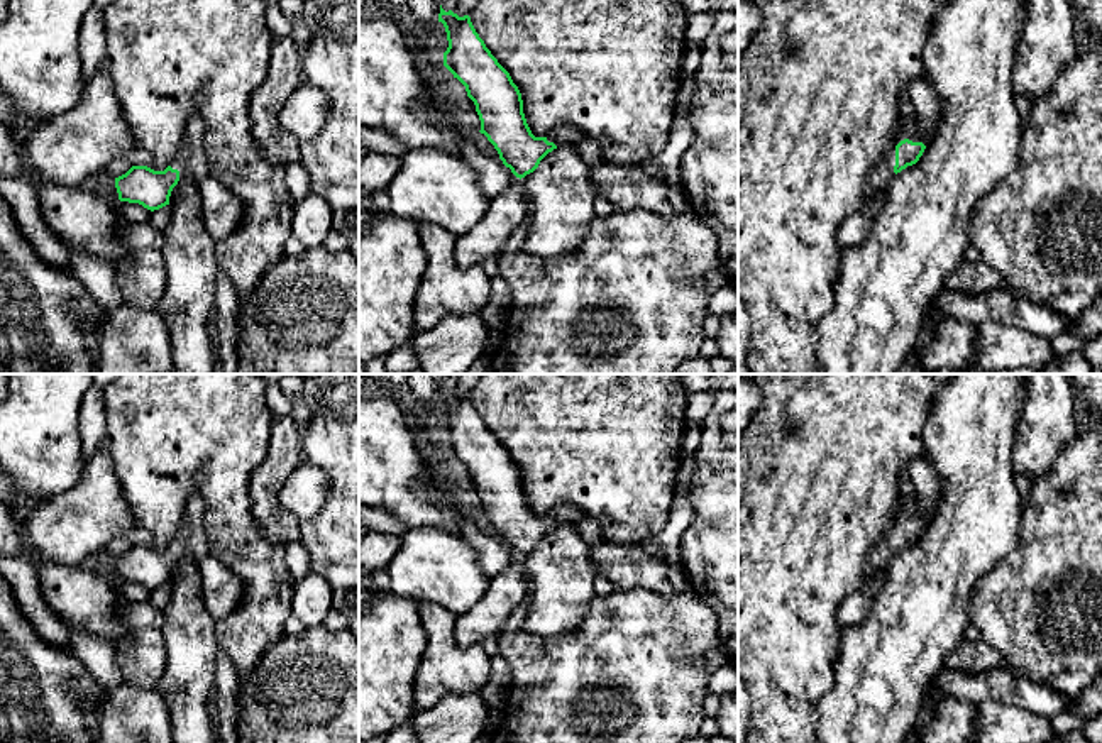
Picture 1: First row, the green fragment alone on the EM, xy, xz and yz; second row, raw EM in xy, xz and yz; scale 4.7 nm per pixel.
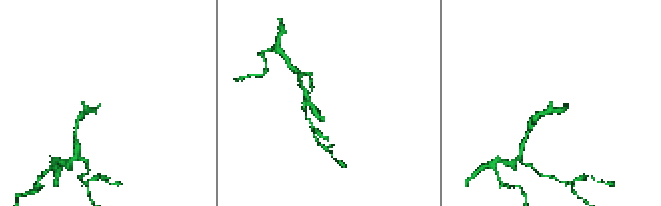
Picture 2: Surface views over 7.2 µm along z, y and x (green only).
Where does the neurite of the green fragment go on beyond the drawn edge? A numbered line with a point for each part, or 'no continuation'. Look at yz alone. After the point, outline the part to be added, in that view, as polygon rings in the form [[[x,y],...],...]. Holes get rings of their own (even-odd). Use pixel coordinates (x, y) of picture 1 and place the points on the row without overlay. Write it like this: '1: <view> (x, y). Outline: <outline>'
1: yz (882, 552). Outline: [[[902,501],[899,504],[899,509],[890,523],[890,526],[887,528],[885,535],[882,540],[879,540],[872,552],[870,552],[870,569],[875,570],[879,575],[882,575],[890,562],[890,559],[894,557],[894,545],[895,545],[895,525],[904,520],[909,518],[912,521],[923,521],[923,516],[919,513],[919,509],[914,515],[906,515],[902,509]]]

